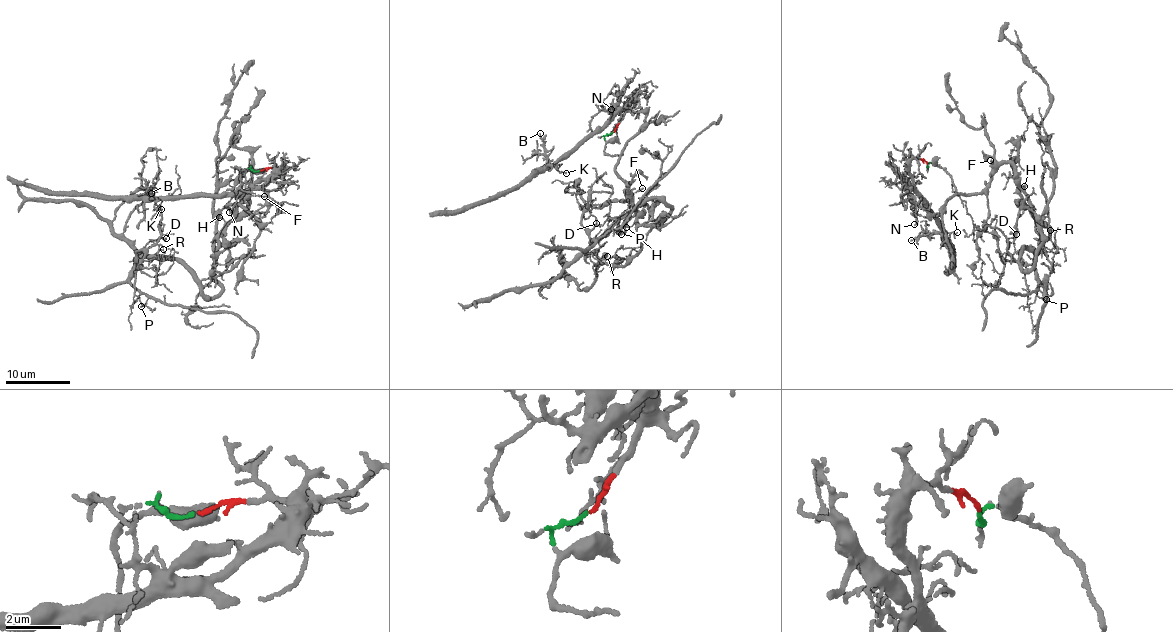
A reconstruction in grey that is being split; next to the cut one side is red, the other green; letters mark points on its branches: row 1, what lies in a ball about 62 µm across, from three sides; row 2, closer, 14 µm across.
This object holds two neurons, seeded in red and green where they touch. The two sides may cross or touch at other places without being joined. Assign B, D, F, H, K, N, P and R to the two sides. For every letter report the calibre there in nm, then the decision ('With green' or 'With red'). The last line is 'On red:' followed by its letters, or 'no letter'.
B: Thickness 140 nm. With red
D: Thickness 120 nm. With green
F: Thickness 140 nm. With green
H: Thickness 120 nm. With green
K: Thickness 90 nm. With red
N: Thickness 130 nm. With red
P: Thickness 100 nm. With green
R: Thickness 90 nm. With green
On red: B, K, N

